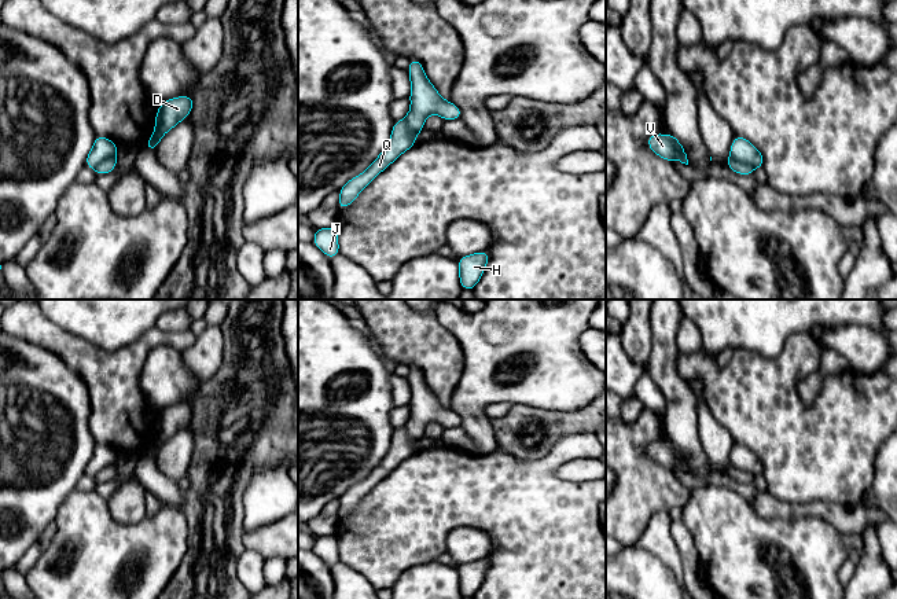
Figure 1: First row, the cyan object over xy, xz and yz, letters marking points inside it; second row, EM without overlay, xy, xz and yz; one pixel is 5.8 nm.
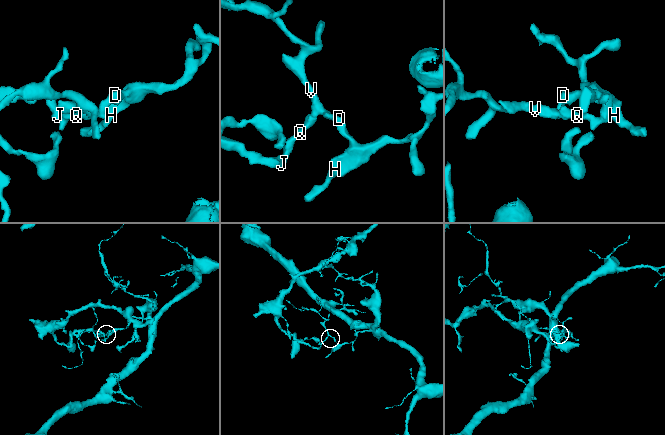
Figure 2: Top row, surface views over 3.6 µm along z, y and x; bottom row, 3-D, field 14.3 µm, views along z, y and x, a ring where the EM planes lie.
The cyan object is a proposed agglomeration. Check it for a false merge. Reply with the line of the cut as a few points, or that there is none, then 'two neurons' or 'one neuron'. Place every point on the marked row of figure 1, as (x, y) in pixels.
yz (730, 154), (753, 168) | two neurons

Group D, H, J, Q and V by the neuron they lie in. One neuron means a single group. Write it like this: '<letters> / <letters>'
D H V / J Q

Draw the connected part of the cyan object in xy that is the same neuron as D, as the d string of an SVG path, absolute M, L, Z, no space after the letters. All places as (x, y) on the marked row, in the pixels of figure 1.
M184 95L162 102L155 115L155 129L144 148L155 151L162 136L180 121L187 118L187 115L192 111L192 106L192 96Z

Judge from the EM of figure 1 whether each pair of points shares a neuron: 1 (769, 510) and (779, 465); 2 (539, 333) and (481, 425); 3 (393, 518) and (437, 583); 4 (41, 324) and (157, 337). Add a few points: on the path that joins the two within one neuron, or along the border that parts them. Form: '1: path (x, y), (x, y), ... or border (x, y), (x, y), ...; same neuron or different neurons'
1: border (767, 491), (782, 500), (804, 502); different neurons
2: path (513, 352), (493, 363), (478, 388), (478, 399); same neuron
3: border (436, 559), (415, 563), (396, 579); different neurons
4: path (70, 348), (91, 363), (128, 362); same neuron

